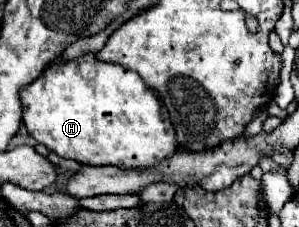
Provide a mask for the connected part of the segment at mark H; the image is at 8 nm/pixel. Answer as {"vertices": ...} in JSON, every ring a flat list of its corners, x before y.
{"vertices":[[86,53,78,59,70,59,70,61,64,61,64,59,56,59,52,65,48,65,48,69,44,69,44,73,32,81,30,85,26,85,24,89,20,89,20,99,22,99,22,109,24,109,24,115,22,115,22,121,28,129,28,133,42,145,46,145,50,151,54,151,56,155,64,157,64,159,74,159,82,165,114,165,114,167,122,167,122,169,148,169,148,167,154,167,158,165,160,161,172,157,178,149,176,145,176,133,170,125,170,119,168,119,168,113,166,109,160,105,158,97,154,95,152,89,148,89,142,81,142,77,136,73,136,71,130,71,130,69,124,69,122,65,116,65,116,63,104,63,104,61,98,61,96,55,92,53]]}

